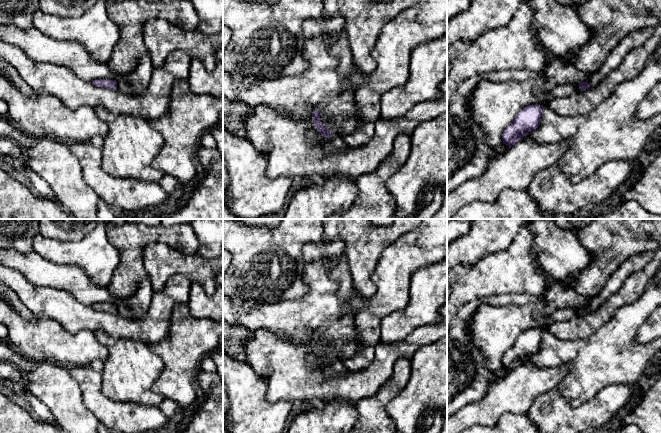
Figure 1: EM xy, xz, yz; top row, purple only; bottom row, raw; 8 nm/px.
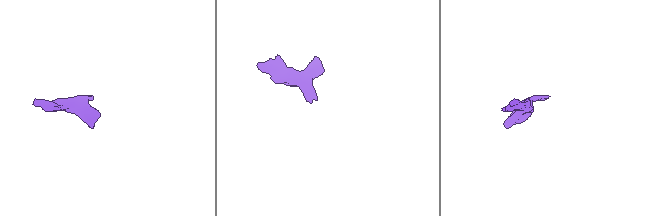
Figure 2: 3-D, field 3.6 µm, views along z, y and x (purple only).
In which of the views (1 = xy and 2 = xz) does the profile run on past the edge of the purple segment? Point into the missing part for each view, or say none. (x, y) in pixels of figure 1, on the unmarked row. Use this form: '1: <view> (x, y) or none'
1: none
2: xz (336, 367)

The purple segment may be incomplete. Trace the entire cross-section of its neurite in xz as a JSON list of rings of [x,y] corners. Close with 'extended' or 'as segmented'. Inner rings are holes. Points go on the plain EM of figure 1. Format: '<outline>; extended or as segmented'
[[[315,334],[312,336],[312,343],[315,347],[315,351],[322,360],[326,360],[329,363],[323,368],[324,374],[328,377],[336,377],[339,375],[348,374],[349,371],[345,367],[343,361],[332,358],[328,355],[327,350],[320,346],[321,339],[322,337],[320,335]]]; extended

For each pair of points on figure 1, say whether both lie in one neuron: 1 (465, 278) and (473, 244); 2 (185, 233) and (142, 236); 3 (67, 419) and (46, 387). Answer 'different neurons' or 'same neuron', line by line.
1: different neurons
2: same neuron
3: same neuron

